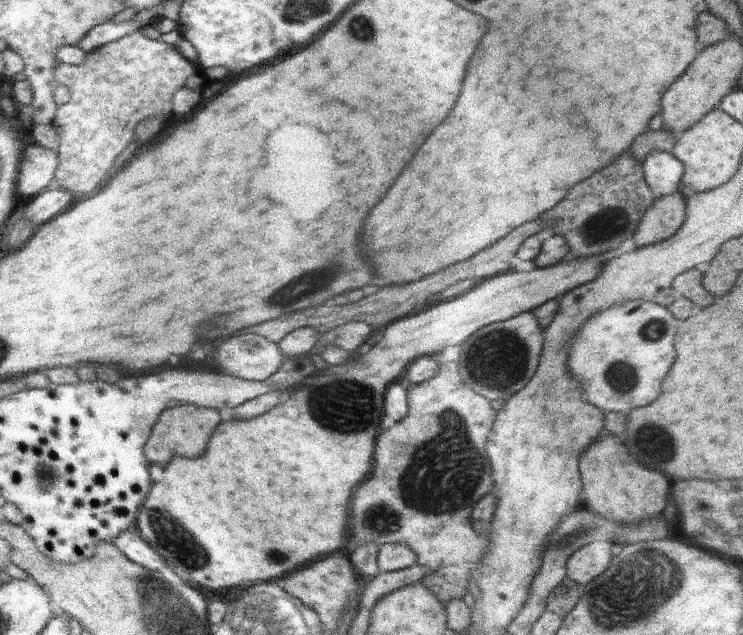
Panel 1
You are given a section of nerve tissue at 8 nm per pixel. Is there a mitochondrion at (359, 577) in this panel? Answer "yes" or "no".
no

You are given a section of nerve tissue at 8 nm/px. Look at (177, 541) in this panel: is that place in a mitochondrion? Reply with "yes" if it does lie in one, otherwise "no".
yes

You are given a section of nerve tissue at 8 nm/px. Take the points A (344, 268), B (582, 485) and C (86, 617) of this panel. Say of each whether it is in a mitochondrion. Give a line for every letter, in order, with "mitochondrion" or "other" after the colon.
A: mitochondrion
B: other
C: other

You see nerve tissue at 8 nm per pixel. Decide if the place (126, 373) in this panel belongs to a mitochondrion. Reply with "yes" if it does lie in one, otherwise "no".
no

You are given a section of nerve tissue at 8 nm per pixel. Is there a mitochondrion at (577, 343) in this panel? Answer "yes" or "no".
no

